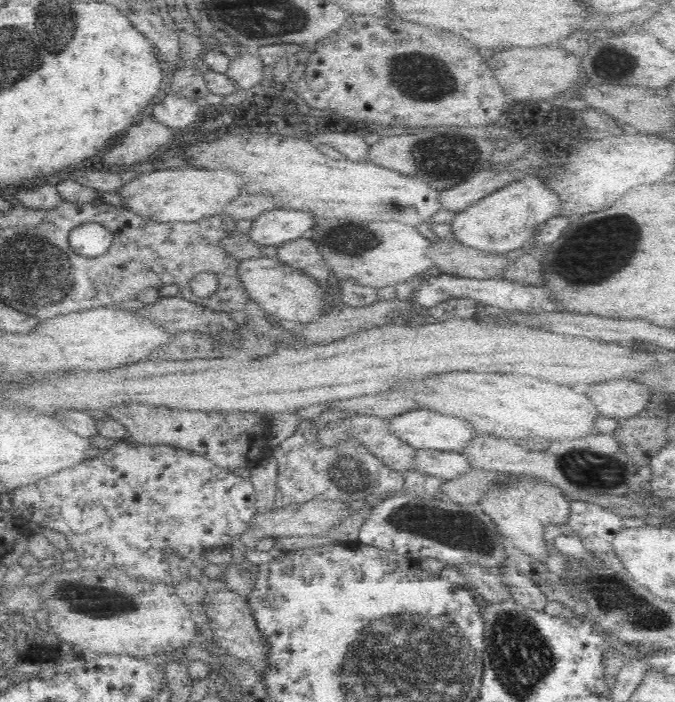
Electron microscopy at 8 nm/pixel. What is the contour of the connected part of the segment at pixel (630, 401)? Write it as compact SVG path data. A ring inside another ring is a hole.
M614 380L608 384L596 386L590 398L594 398L596 406L602 410L605 418L614 418L608 422L614 423L620 419L626 420L647 415L642 412L647 410L653 396L646 392L646 398L644 398L644 386L636 382Z

